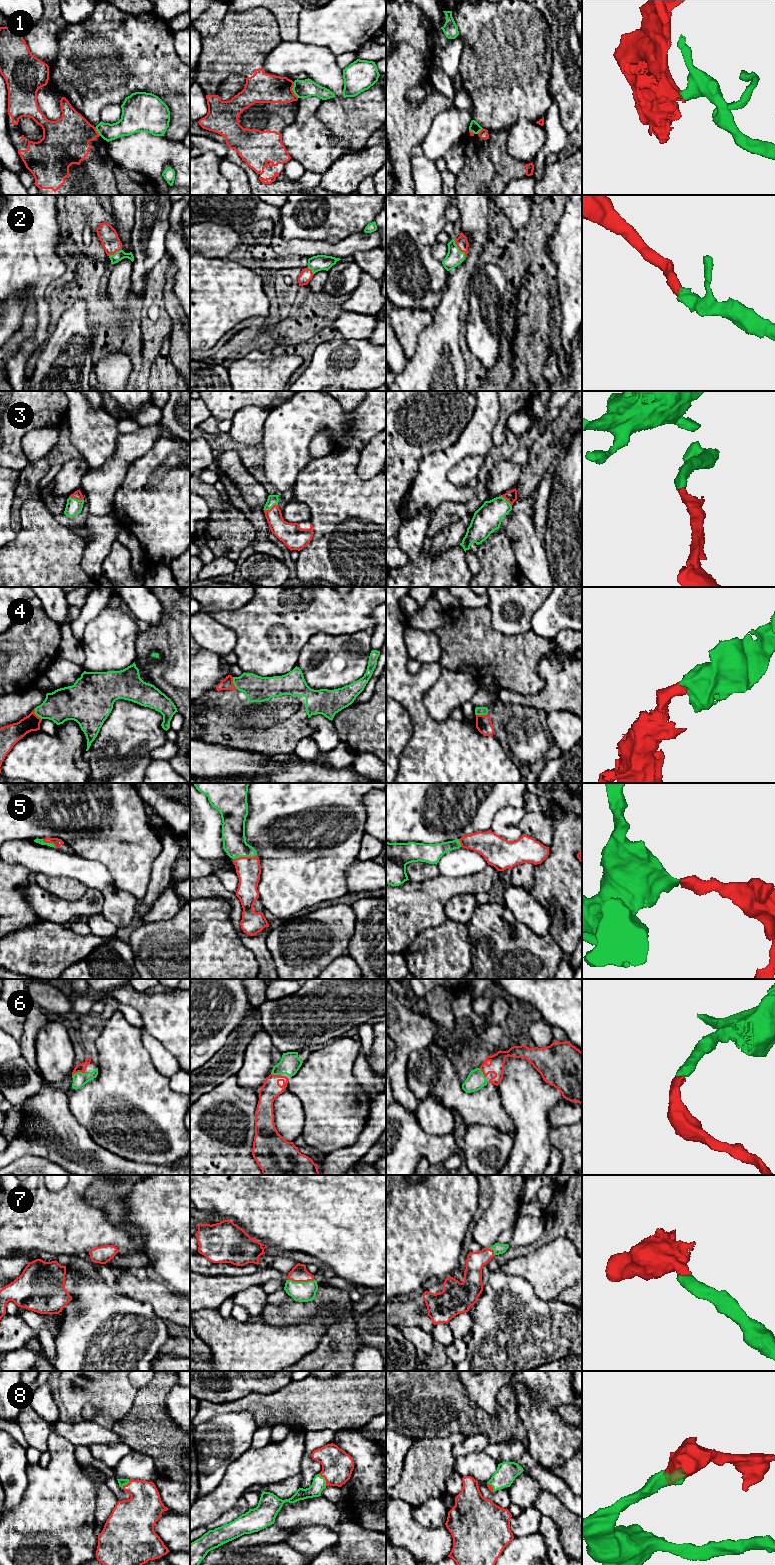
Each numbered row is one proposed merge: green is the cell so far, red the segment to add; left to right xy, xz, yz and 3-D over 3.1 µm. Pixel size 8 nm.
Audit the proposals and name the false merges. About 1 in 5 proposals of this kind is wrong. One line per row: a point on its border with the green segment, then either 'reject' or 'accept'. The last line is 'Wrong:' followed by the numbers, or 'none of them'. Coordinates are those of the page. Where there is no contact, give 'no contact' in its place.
1: meets green in xz at (293, 90); reject
2: meets green in yz at (458, 249); accept
3: meets green in xy at (76, 499); accept
4: meets green in xz at (233, 683); accept
5: meets green in xz at (244, 856); accept
6: meets green in xy at (80, 1072); accept
7: meets green in xz at (301, 1282); accept
8: meets green in xz at (324, 1479); accept
Wrong: 1

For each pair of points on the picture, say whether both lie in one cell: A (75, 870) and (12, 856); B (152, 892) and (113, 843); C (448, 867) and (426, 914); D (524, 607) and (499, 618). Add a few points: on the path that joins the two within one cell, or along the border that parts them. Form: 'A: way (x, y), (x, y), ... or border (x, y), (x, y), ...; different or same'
A: way (59, 864), (28, 856); same
B: border (154, 863), (147, 891), (141, 901); different
C: border (440, 873), (450, 877), (468, 875); different
D: way (518, 607), (515, 607), (505, 617); same

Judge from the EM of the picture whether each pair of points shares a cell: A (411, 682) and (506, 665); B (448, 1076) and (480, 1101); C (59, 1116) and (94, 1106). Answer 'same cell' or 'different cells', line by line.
A: different cells
B: same cell
C: different cells

